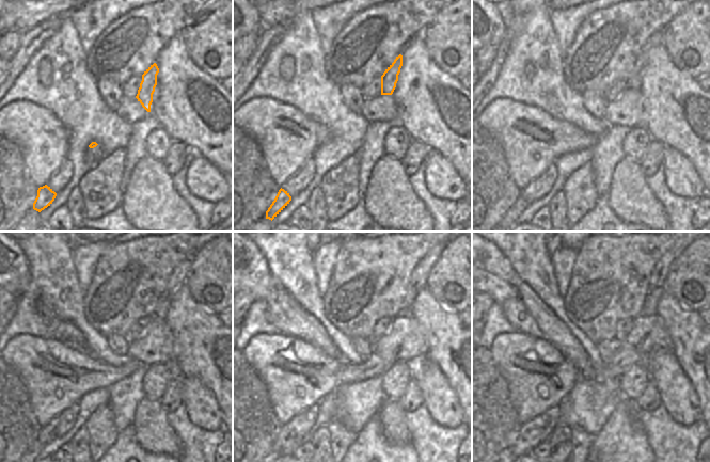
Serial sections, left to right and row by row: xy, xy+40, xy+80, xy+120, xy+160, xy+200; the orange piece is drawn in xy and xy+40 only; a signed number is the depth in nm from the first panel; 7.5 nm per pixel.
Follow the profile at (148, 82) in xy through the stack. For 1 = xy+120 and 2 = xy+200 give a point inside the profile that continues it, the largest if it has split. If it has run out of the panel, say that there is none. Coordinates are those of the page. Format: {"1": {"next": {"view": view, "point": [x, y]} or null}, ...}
{"1": {"next": {"view": "xy+120", "point": [177, 277]}}, "2": {"next": {"view": "xy+200", "point": [660, 271]}}}

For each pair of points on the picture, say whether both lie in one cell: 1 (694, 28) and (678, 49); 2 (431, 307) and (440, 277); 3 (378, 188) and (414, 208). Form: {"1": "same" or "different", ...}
{"1": "same", "2": "different", "3": "same"}

